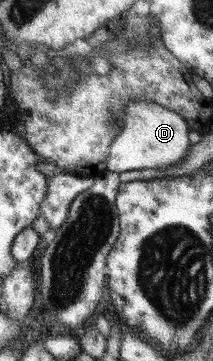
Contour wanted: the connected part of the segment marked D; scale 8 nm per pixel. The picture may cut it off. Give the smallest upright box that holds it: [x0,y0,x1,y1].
[107,100,190,171]

